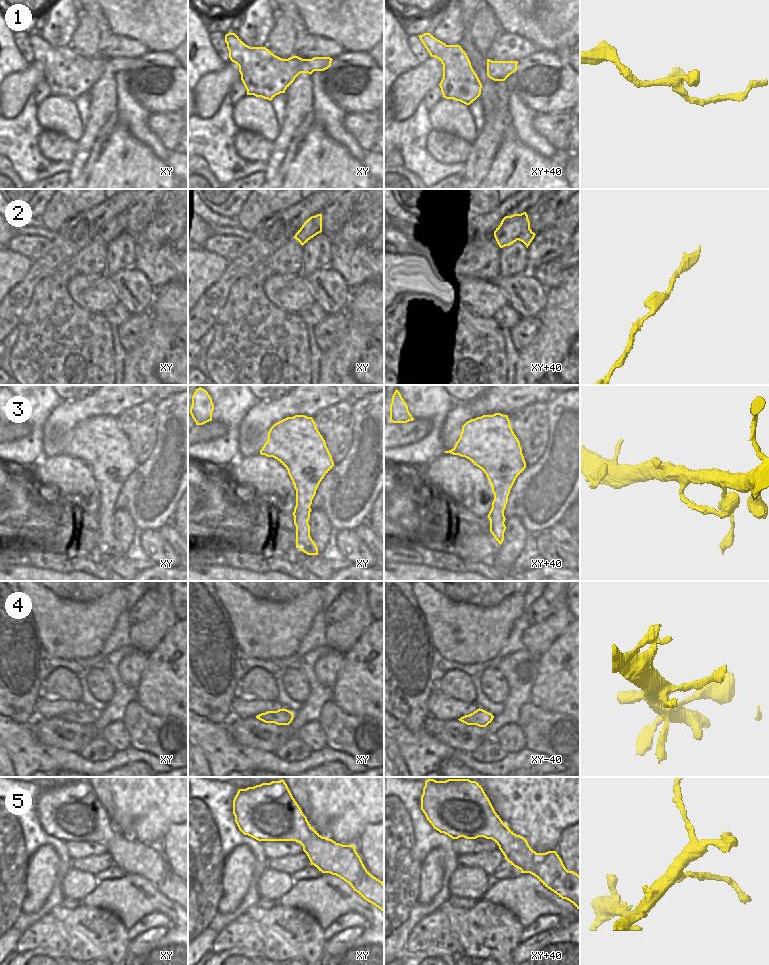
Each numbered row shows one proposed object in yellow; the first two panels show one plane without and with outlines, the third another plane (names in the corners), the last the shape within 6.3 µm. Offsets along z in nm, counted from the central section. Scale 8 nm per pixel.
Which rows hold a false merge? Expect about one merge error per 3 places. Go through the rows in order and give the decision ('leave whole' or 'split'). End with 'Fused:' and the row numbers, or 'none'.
1: leave whole
2: leave whole
3: leave whole
4: leave whole
5: leave whole
Fused: none

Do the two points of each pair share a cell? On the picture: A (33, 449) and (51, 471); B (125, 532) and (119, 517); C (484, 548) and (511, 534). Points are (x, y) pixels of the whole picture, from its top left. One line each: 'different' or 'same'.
A: different
B: same
C: different

